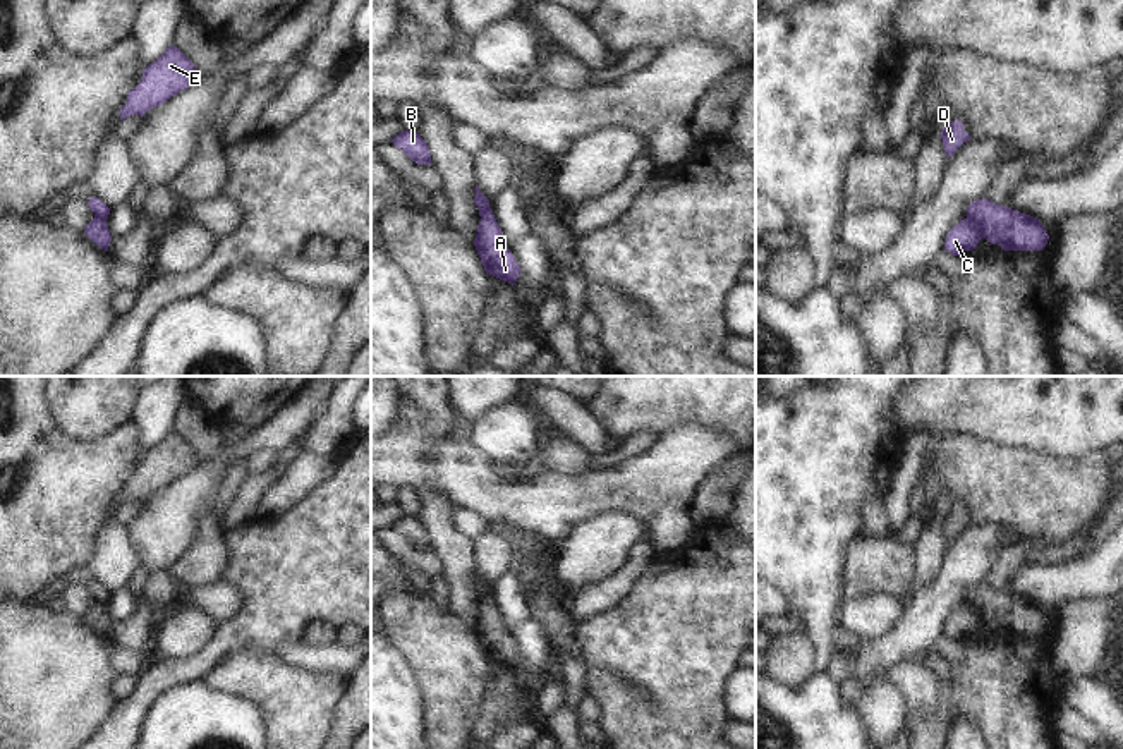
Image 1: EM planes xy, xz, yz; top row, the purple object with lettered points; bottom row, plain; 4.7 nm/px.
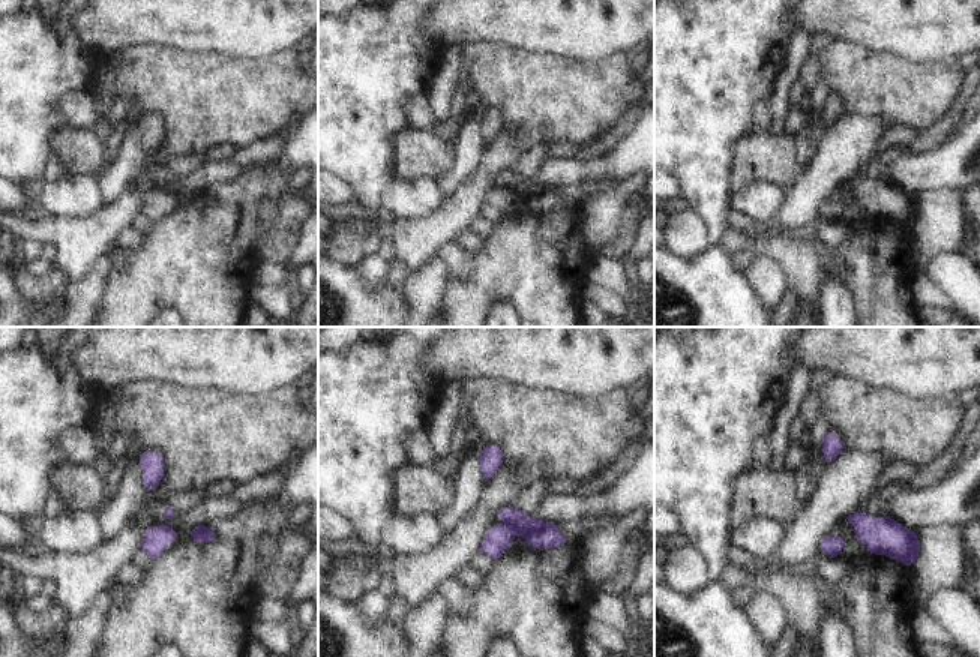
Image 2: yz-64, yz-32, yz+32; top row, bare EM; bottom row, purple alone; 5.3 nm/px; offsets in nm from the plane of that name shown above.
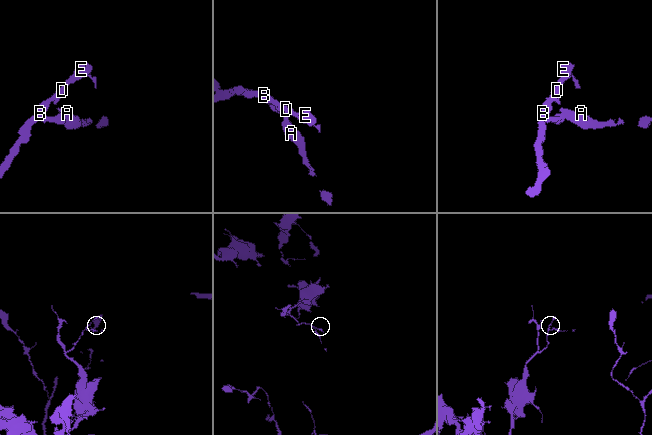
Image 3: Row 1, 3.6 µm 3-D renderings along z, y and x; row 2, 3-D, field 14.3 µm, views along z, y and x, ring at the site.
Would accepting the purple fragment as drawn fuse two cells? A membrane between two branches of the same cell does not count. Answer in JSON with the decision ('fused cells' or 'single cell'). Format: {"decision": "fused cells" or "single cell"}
{"decision": "fused cells"}

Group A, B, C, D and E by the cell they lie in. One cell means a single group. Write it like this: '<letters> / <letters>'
A / B C D E

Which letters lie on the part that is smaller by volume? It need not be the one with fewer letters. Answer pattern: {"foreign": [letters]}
{"foreign": ["A"]}

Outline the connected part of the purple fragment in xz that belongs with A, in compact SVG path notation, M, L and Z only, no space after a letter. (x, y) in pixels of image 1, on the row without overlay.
M488 593L479 601L481 606L477 610L474 630L486 658L515 670L517 663L520 661L520 651L517 649L515 641L505 629L501 613L493 600L493 594Z

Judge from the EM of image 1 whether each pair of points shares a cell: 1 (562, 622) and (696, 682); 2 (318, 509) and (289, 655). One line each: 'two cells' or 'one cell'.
1: two cells
2: two cells

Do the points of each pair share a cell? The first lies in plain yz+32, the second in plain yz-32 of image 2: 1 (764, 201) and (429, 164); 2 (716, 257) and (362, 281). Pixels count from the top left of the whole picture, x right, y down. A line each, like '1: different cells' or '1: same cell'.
1: different cells
2: same cell

